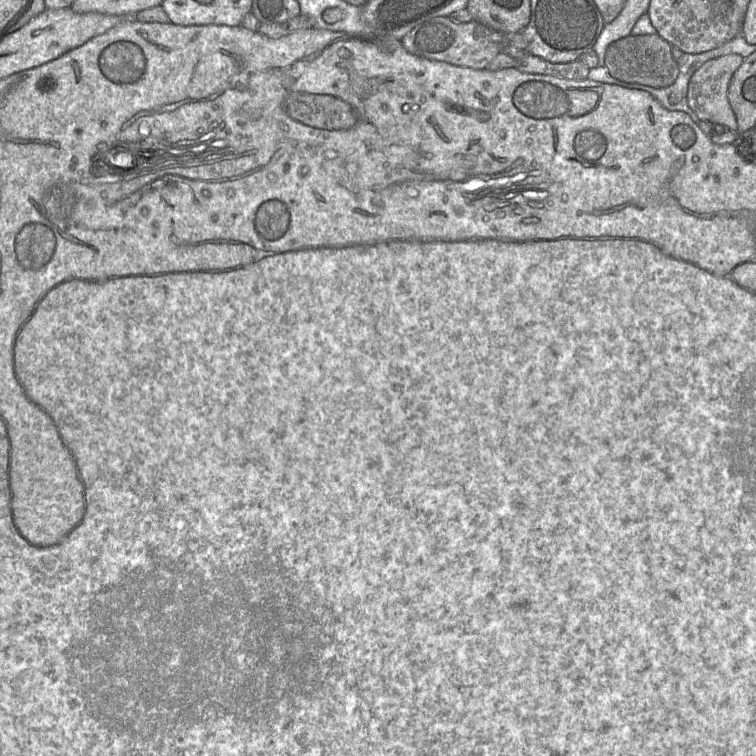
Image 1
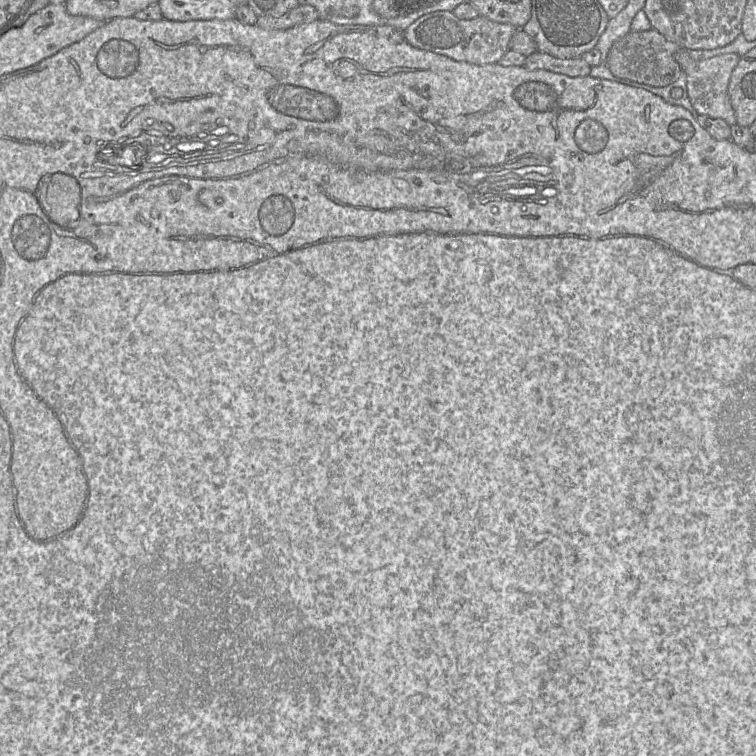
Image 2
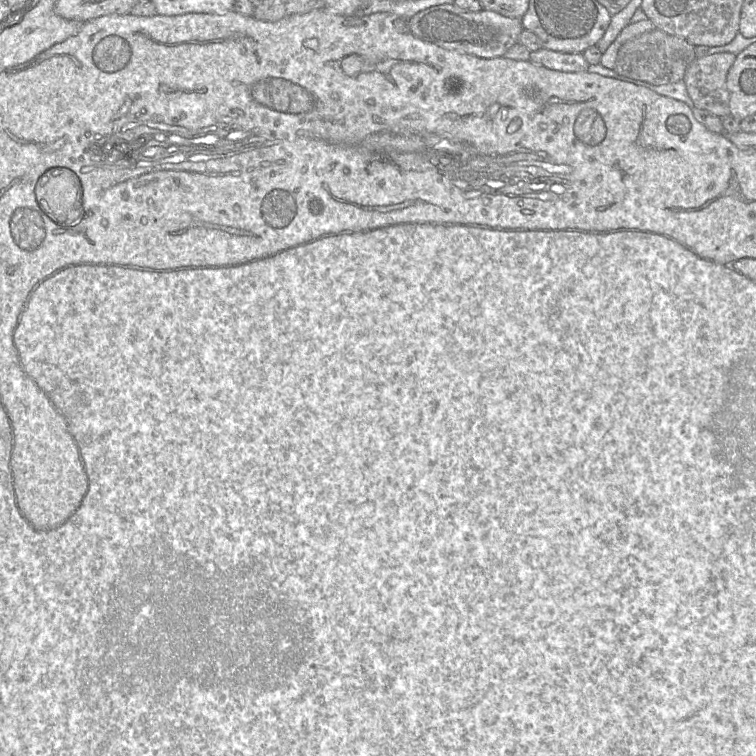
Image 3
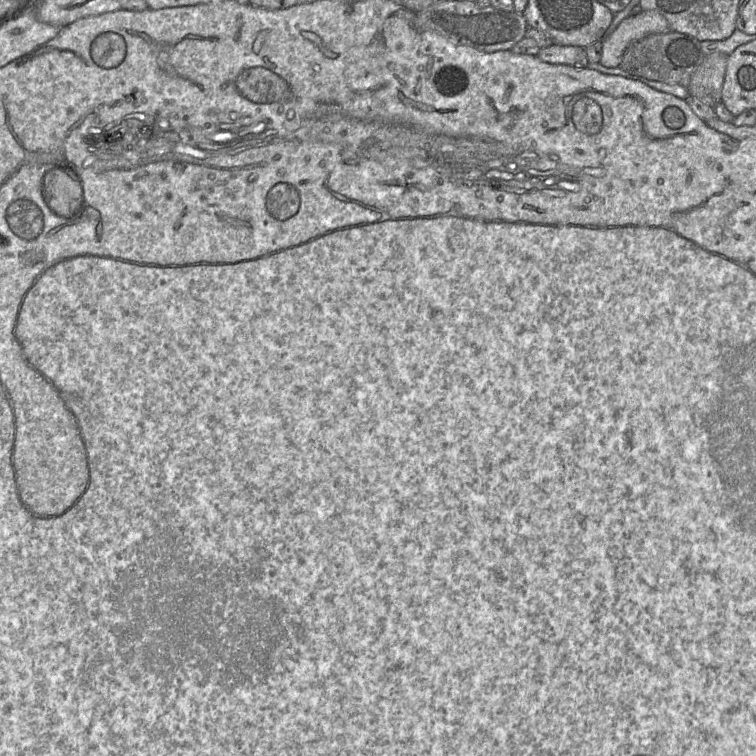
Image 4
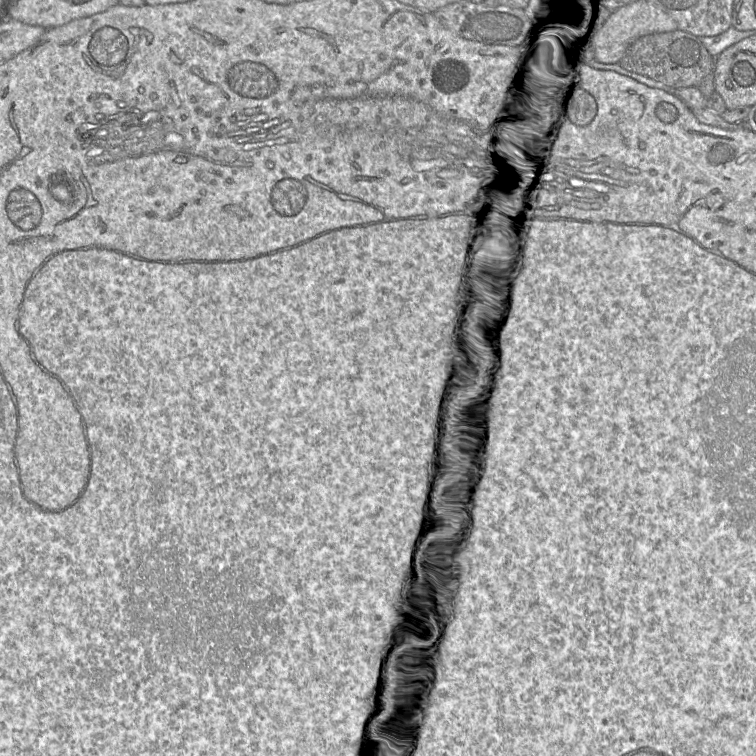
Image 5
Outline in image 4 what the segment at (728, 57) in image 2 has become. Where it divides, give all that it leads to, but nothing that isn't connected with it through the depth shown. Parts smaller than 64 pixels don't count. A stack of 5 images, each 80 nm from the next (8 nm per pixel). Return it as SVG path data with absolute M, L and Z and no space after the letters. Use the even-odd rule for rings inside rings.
M724 53L705 55L702 63L692 74L687 87L689 94L711 107L722 101L727 58L728 55Z

